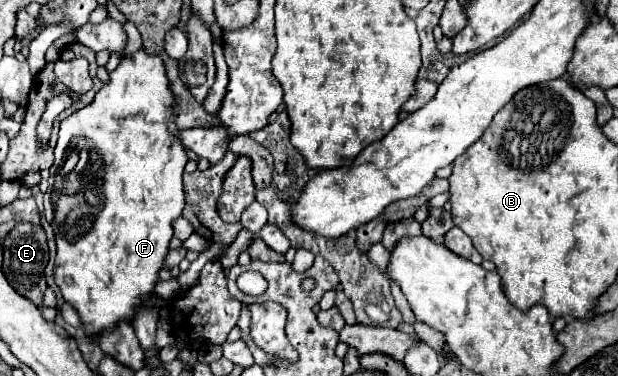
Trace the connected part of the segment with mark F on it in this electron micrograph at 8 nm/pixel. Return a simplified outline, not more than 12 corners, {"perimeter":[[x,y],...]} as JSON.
{"perimeter":[[159,57],[61,121],[55,283],[97,339],[157,301],[185,205]]}

